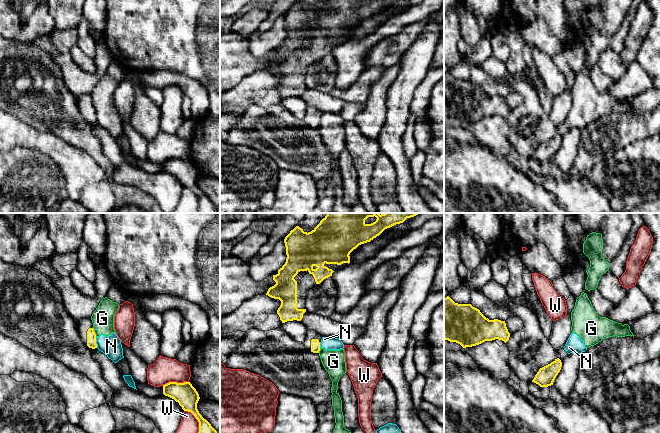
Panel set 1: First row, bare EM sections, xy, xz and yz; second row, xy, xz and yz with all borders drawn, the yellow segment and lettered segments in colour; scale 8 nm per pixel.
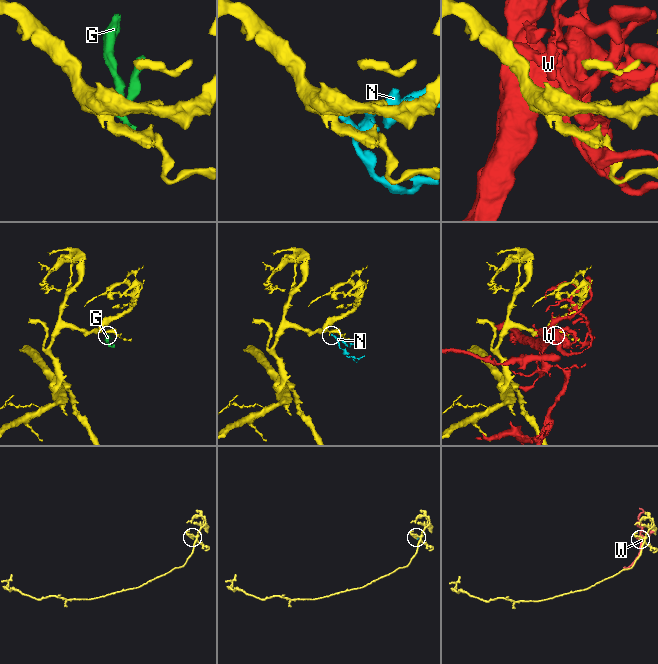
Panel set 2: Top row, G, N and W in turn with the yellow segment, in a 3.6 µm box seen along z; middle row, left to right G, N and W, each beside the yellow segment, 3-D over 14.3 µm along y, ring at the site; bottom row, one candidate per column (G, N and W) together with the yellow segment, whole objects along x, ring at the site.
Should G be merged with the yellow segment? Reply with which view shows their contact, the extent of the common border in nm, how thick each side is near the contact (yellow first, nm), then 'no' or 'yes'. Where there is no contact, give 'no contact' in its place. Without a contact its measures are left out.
xy | 80 nm | 80/180 nm | no

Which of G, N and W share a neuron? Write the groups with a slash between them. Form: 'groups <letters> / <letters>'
groups G N / W

